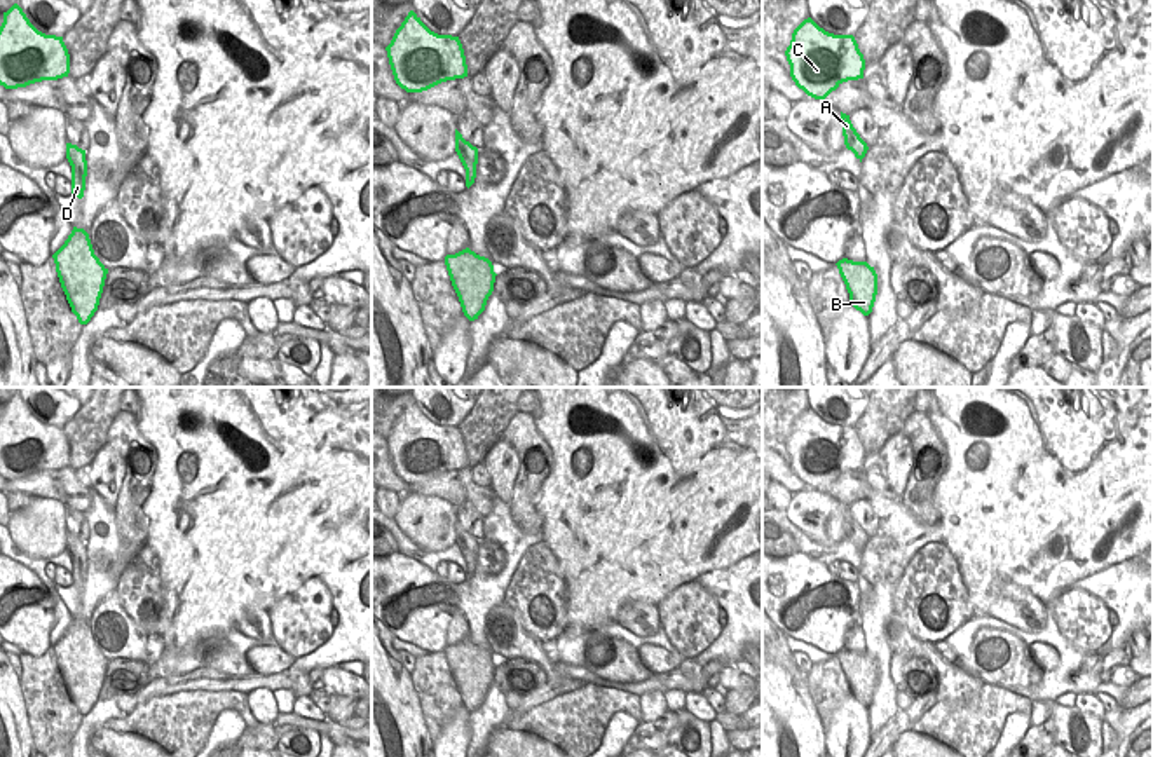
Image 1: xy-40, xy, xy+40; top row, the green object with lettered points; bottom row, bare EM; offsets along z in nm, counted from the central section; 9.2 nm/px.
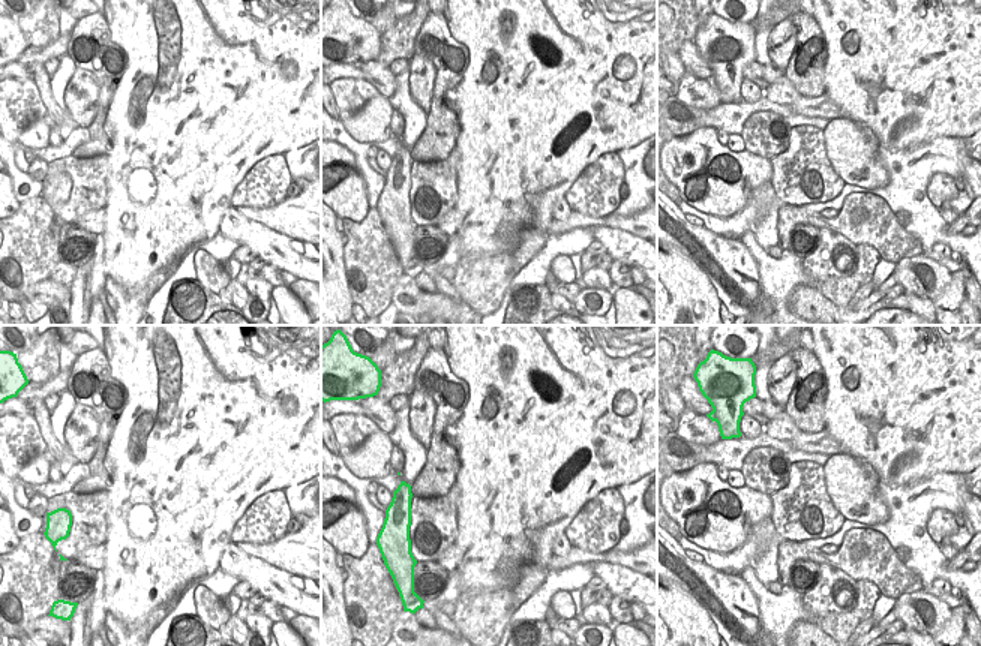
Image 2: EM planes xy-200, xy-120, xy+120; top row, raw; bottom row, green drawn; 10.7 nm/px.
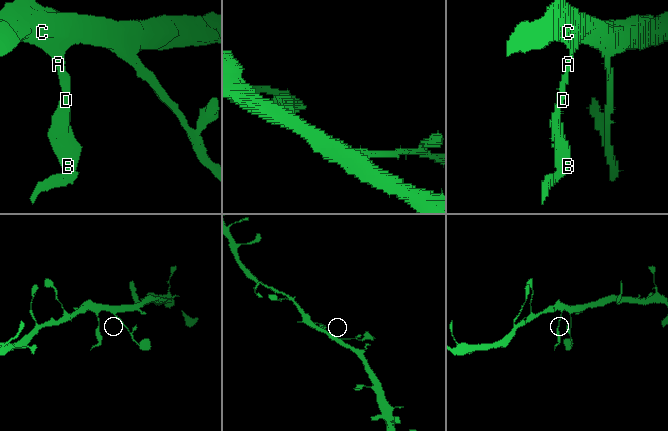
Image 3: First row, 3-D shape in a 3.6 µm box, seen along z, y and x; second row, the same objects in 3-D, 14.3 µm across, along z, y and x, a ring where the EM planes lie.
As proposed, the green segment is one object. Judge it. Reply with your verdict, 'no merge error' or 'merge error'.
merge error

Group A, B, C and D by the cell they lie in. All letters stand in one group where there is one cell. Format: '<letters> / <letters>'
A C / B D

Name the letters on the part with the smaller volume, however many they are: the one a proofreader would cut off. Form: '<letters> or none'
B, D

